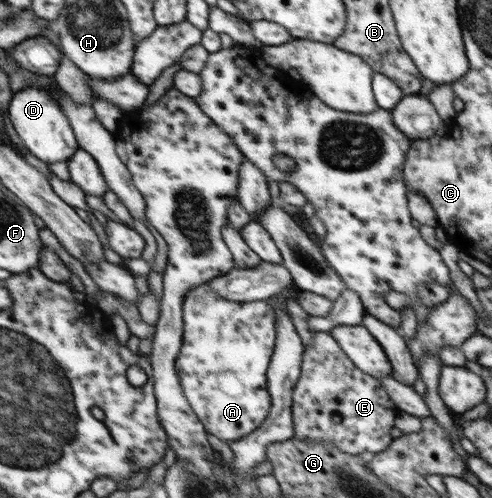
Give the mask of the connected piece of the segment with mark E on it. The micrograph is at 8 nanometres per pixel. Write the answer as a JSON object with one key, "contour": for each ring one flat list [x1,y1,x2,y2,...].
{"contour":[[315,331,312,341,305,346,301,373,293,390,291,404,293,431,295,437,300,440,323,440,346,454,369,457,390,446,394,439,390,435,390,430,394,426,399,410,380,381,364,374,342,351,342,347,327,331]]}

